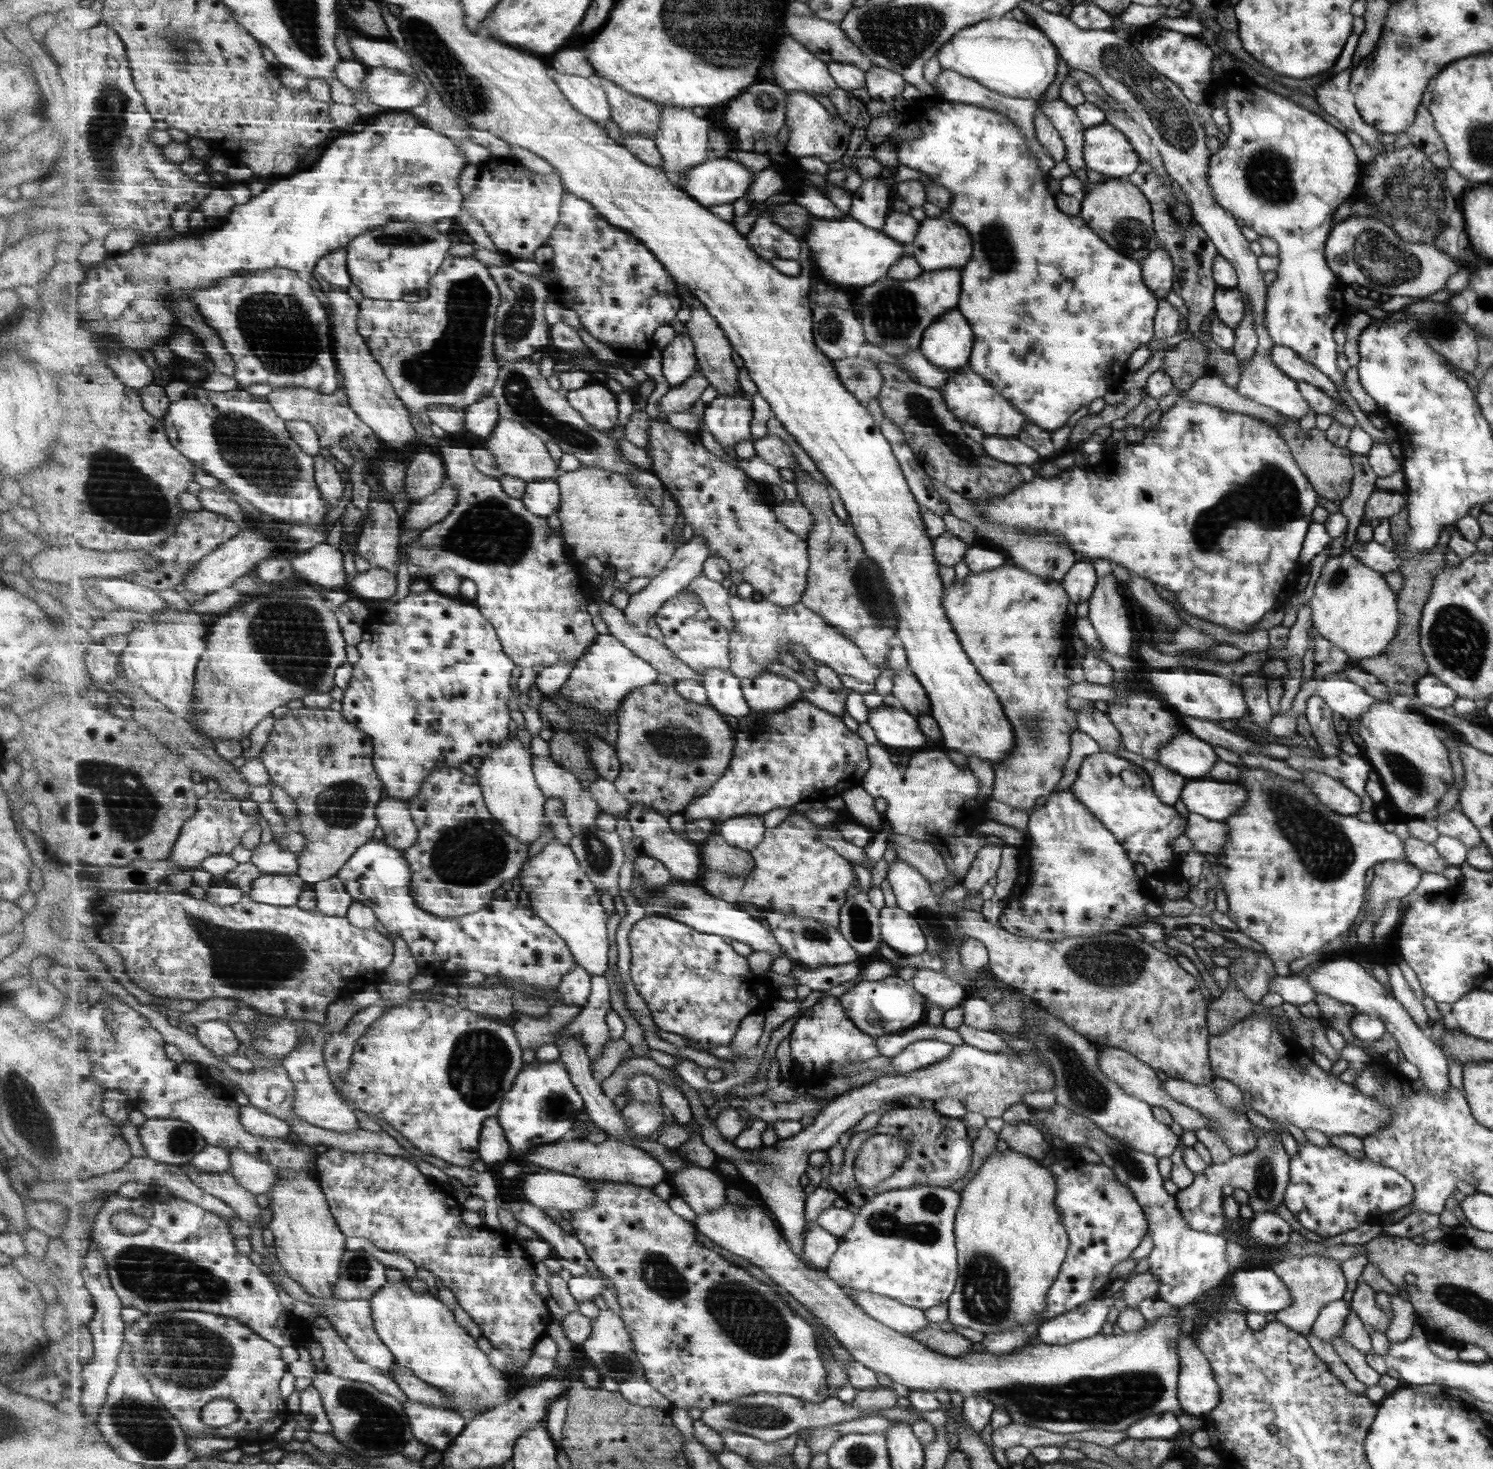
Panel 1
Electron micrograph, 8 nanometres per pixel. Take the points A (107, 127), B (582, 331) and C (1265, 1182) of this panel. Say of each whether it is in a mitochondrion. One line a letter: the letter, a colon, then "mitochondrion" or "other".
A: mitochondrion
B: other
C: mitochondrion

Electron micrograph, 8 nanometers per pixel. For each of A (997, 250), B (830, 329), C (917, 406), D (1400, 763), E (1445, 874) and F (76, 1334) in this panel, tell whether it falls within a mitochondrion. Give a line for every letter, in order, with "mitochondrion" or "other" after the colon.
A: mitochondrion
B: mitochondrion
C: mitochondrion
D: mitochondrion
E: other
F: other

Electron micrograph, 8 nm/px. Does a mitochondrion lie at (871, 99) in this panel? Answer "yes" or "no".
no

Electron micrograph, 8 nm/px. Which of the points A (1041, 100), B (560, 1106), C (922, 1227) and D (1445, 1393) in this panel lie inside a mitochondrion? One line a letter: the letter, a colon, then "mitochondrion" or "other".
A: other
B: mitochondrion
C: mitochondrion
D: other

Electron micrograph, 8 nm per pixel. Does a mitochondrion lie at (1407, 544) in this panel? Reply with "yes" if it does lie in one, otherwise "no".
no

